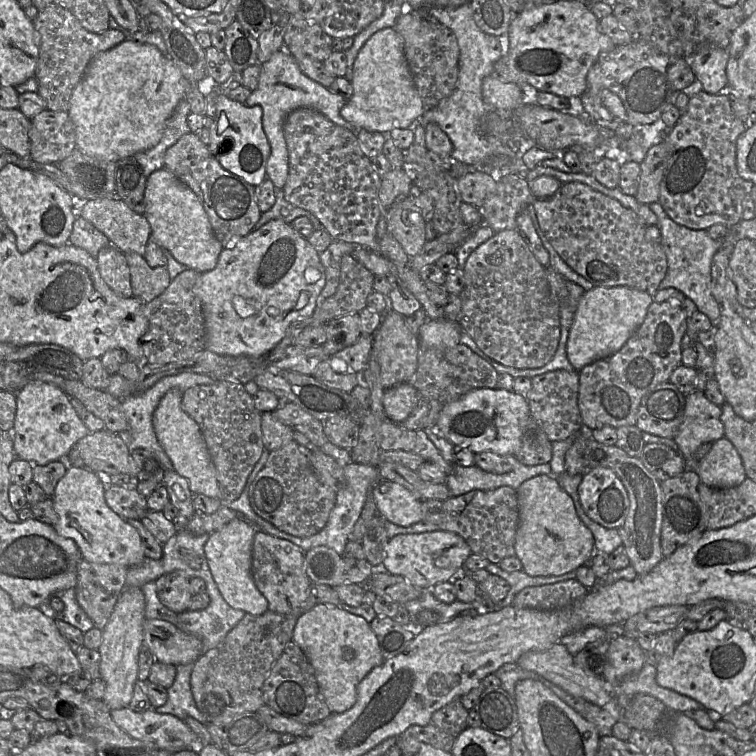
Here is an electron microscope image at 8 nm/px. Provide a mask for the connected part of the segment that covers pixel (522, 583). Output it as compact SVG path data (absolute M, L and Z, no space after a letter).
M490 563L486 567L486 570L489 572L489 574L496 575L504 579L509 585L509 591L507 593L507 596L501 602L496 604L474 605L474 607L476 608L500 609L512 605L516 594L526 587L554 584L557 582L562 582L576 578L575 571L568 572L566 574L562 574L559 576L536 577L526 574L524 571L506 572L502 570L498 566L498 564L492 564L492 563Z

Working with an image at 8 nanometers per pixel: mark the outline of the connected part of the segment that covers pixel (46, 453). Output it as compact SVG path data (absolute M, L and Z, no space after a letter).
M32 381L16 394L12 439L18 458L32 465L46 465L65 459L72 446L90 433L71 405L70 397L55 384Z

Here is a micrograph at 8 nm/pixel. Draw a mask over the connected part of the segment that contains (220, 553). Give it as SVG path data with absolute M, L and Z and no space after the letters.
M237 517L220 529L209 534L204 553L217 587L232 607L251 615L261 615L269 611L268 601L258 590L252 576L252 551L254 535L258 531L243 517Z

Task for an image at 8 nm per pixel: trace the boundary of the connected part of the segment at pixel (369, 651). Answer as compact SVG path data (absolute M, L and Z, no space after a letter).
M317 604L303 613L297 620L292 640L309 659L314 669L320 692L332 714L341 714L352 708L357 700L358 684L373 668L381 666L385 661L378 639L366 619L351 614L333 604Z

